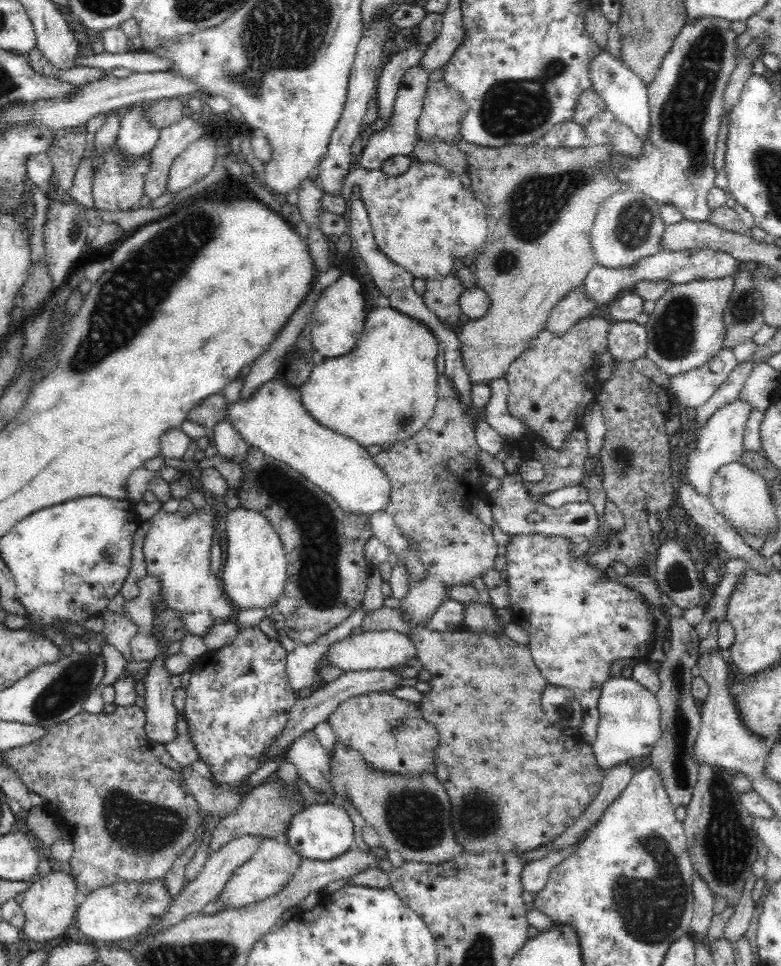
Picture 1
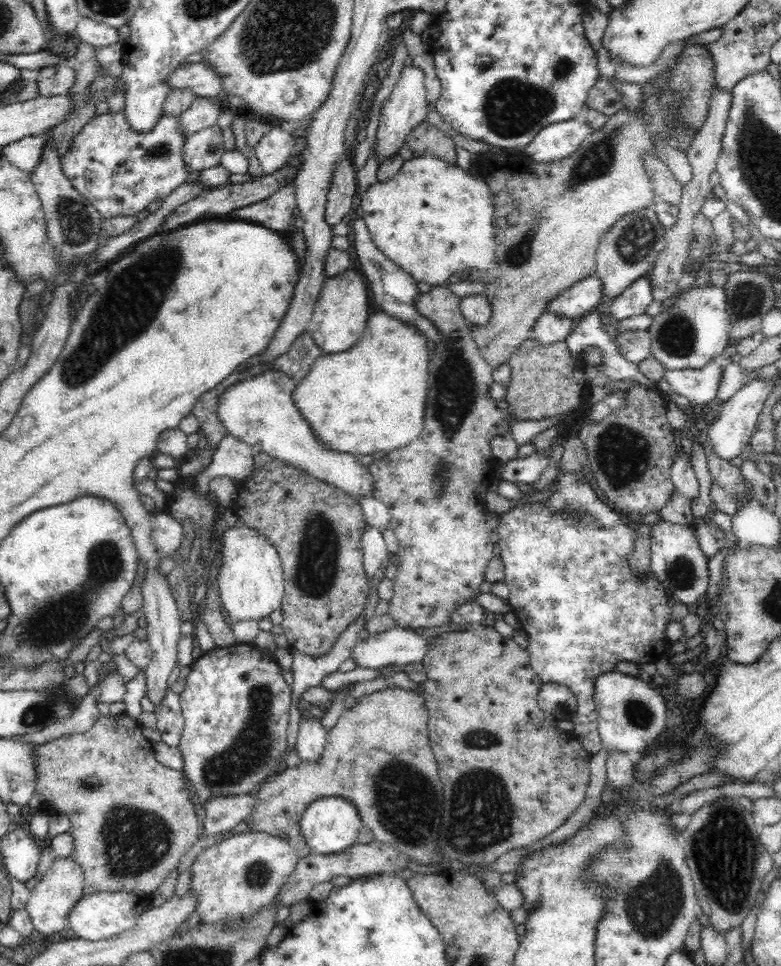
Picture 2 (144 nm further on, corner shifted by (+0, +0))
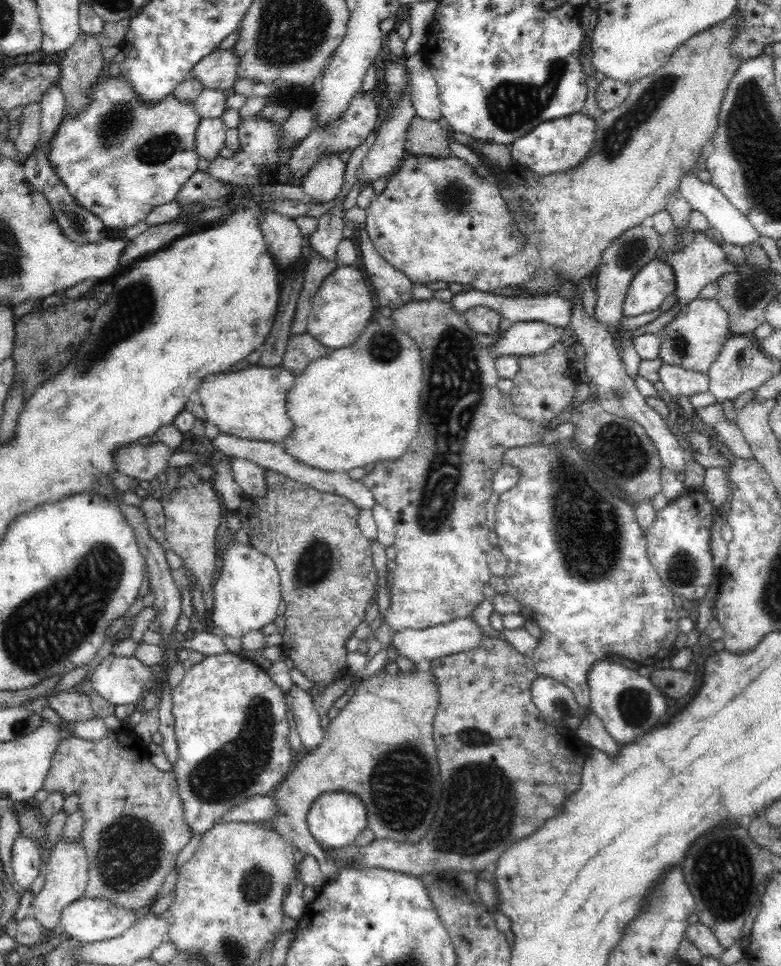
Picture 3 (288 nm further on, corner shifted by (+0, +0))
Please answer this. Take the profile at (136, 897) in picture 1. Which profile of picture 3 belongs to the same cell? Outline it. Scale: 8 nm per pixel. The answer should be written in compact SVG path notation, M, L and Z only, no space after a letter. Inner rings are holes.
M86 898L68 904L62 912L60 926L66 938L76 938L82 944L94 944L118 938L134 926L134 910L114 906L102 898Z

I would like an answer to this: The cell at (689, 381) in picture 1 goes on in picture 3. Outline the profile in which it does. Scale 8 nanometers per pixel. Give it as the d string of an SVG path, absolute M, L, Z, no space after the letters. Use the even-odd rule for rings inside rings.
M662 362L662 366L658 368L658 380L664 384L664 390L672 396L678 394L702 394L708 392L710 386L710 378L706 372L694 372L694 370L686 370L682 366L674 366L668 362Z

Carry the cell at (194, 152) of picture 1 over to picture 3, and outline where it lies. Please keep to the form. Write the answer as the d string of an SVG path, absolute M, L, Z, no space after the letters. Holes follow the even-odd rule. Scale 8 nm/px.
M204 118L196 134L200 158L208 158L210 162L218 158L220 150L226 146L226 134L228 126L222 122L222 118Z

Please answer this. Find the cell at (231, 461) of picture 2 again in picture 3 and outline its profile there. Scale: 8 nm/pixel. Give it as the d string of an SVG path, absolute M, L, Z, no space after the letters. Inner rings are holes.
M232 458L230 460L232 474L236 478L236 484L242 488L244 498L264 498L268 488L266 488L266 468L242 460L242 458Z

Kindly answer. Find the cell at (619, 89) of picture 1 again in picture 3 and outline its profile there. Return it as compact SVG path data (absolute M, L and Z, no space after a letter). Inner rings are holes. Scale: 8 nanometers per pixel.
M686 174L684 178L682 178L682 182L680 182L680 194L690 202L690 208L692 208L692 212L700 212L704 218L706 218L706 222L712 226L712 230L714 230L714 234L718 236L718 238L722 238L724 240L724 244L732 244L732 246L754 246L754 244L760 244L760 232L748 222L748 218L744 216L744 214L740 214L734 206L732 206L732 202L720 192L720 190L716 190L716 186L712 186L712 184L704 184L704 182L700 182L694 174Z

